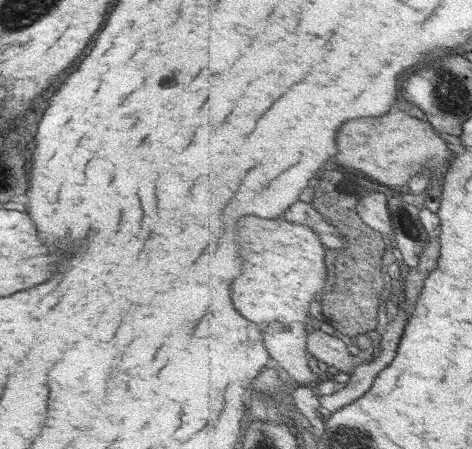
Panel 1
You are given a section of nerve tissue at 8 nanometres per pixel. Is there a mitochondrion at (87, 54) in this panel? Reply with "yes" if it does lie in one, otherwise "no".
no

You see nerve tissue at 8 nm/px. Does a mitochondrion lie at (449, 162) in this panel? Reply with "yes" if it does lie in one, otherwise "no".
no

